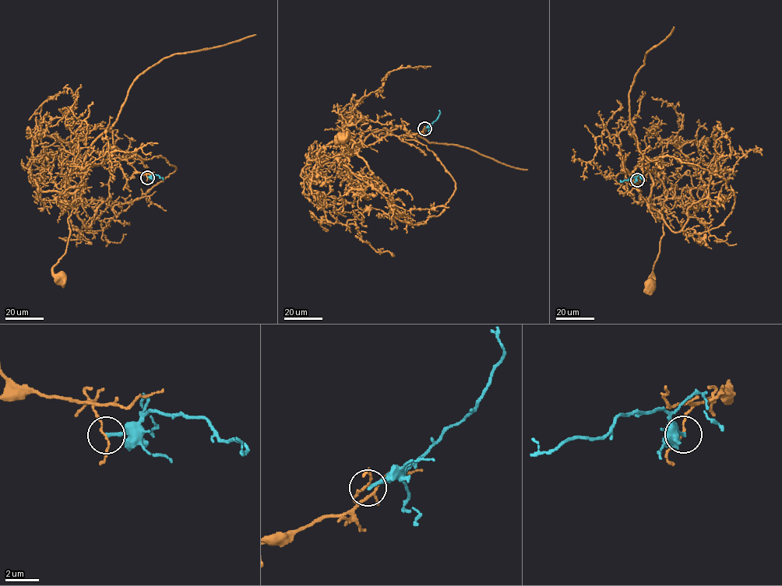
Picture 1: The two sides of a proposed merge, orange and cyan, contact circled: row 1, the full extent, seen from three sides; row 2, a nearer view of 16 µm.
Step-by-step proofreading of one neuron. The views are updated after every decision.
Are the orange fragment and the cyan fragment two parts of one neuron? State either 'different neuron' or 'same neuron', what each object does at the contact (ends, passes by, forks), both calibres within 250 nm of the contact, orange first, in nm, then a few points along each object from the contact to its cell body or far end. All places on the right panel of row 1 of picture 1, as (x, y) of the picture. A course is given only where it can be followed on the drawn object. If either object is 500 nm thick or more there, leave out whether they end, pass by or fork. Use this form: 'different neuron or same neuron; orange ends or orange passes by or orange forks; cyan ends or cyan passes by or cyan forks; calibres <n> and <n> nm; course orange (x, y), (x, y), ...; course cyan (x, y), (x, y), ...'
different neuron; orange passes by; cyan ends; calibres 100 and 200 nm; course orange (637, 180), (641, 162), (667, 192), (659, 212), (663, 235), (654, 280), (649, 283); course cyan (637, 180), (631, 177), (623, 181), (620, 180)

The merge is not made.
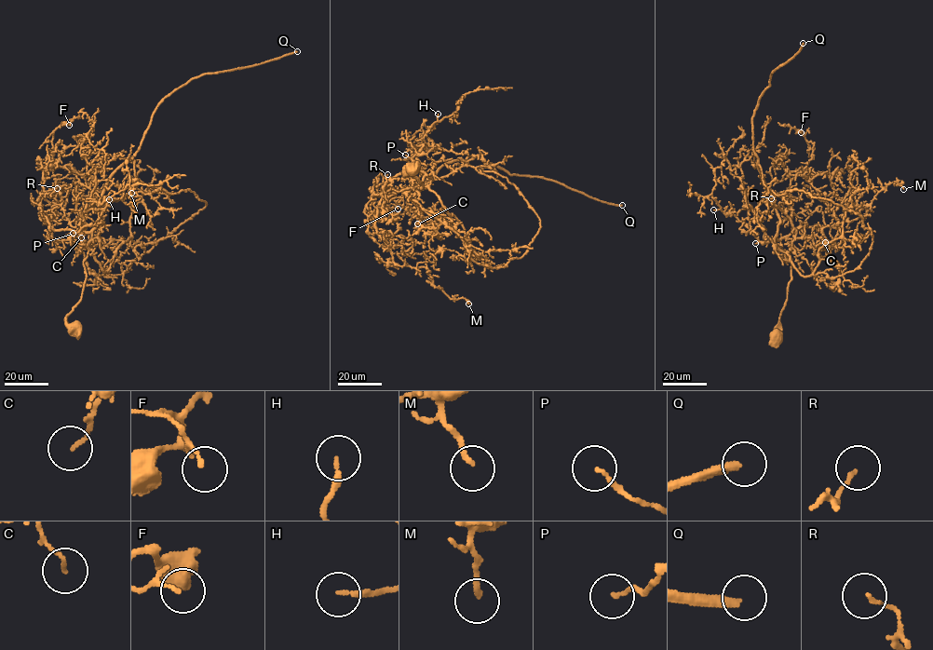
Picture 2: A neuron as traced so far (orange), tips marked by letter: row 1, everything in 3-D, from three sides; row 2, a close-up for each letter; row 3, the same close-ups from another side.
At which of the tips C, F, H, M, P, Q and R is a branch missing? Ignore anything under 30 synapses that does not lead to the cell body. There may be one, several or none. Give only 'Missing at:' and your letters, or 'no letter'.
Missing at: H, P, Q

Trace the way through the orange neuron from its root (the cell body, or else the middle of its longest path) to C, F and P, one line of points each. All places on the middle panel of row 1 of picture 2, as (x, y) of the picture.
C: (412, 168), (404, 176), (414, 176), (422, 185), (419, 188), (423, 186), (413, 191), (420, 216), (417, 223)
F: (412, 168), (404, 176), (422, 189), (425, 173), (407, 170), (372, 195), (385, 196), (383, 221), (398, 209)
P: (412, 168), (404, 176), (414, 176), (422, 189), (425, 173), (414, 170), (412, 160), (405, 155)

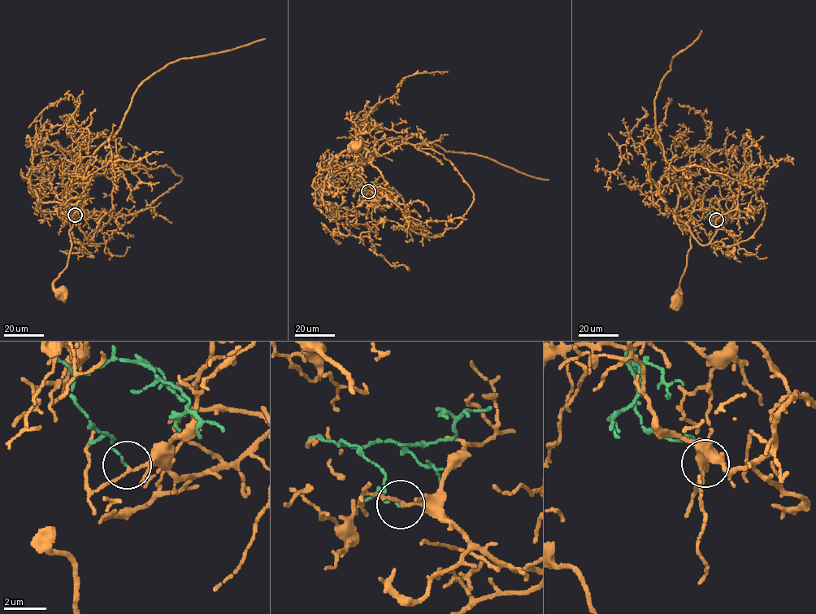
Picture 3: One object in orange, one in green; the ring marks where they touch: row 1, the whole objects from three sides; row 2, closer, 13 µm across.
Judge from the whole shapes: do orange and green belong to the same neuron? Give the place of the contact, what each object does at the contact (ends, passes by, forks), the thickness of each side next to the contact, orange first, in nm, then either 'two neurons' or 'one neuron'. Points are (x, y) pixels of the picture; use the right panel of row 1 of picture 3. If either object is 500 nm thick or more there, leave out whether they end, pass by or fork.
place (716, 219); orange passes by; green ends; calibres 120 and 100 nm; two neurons

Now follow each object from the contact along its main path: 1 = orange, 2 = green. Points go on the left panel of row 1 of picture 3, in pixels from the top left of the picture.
1: (75, 215), (106, 212), (89, 241), (77, 221), (73, 222), (67, 267), (54, 284), (61, 290)
2: (75, 215), (71, 206), (76, 205), (84, 211)

